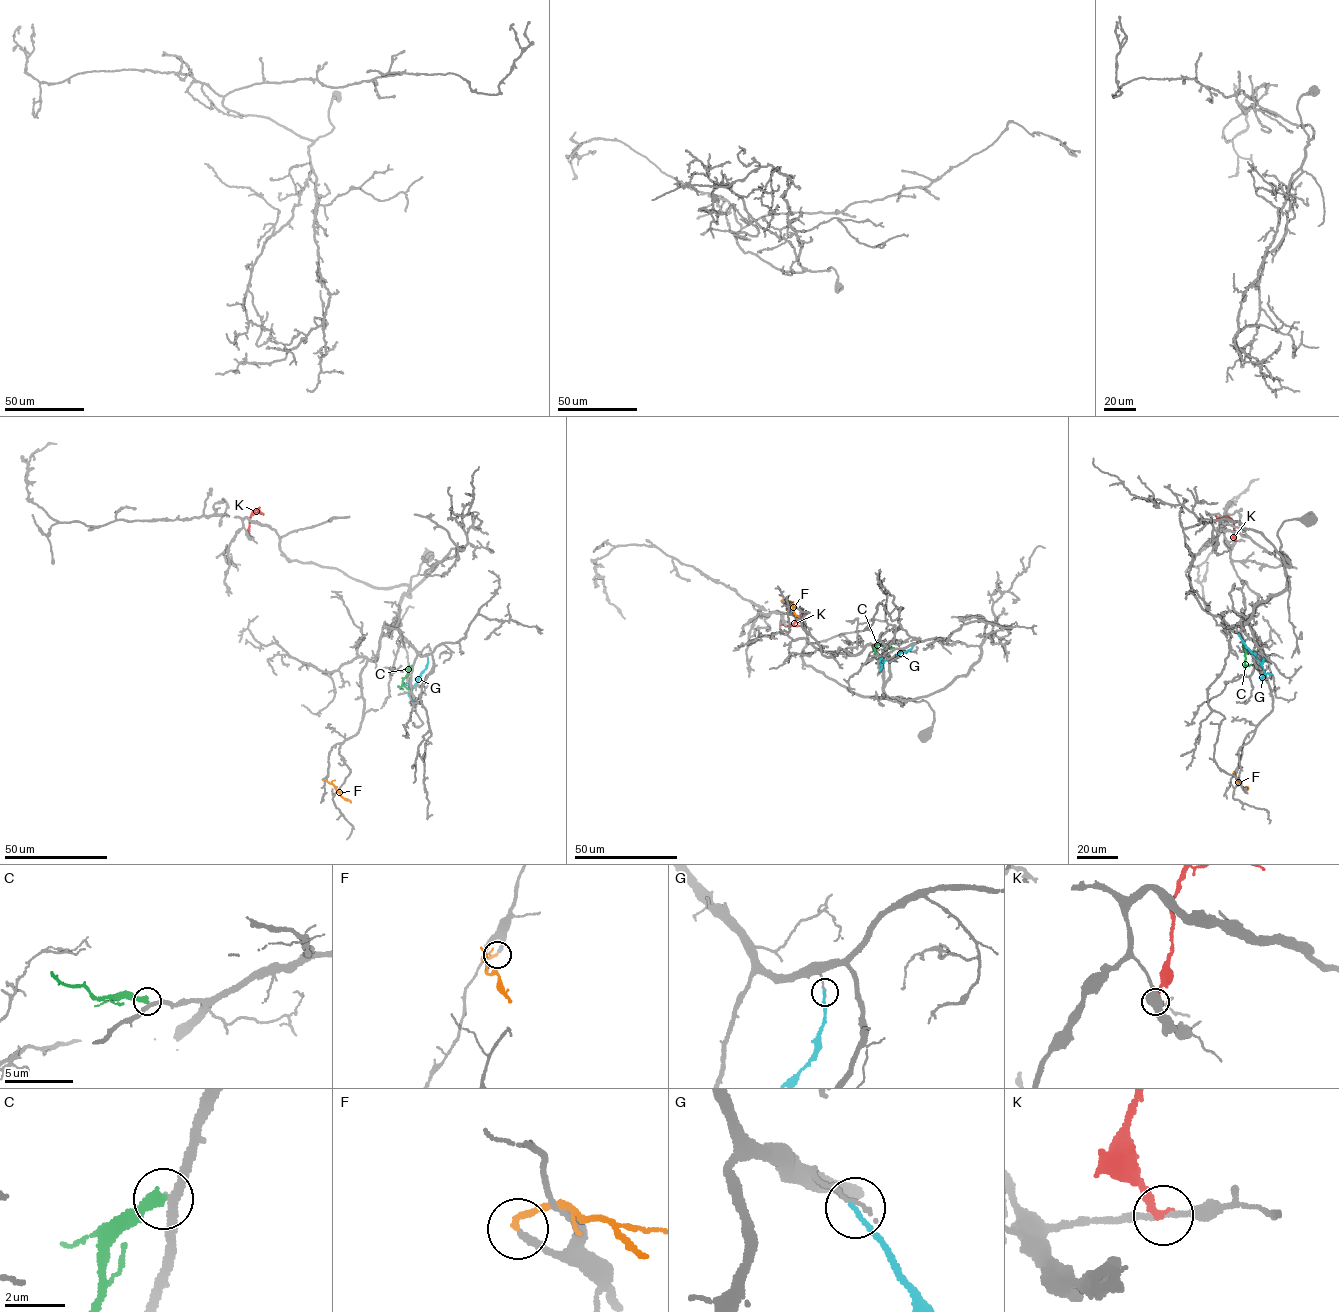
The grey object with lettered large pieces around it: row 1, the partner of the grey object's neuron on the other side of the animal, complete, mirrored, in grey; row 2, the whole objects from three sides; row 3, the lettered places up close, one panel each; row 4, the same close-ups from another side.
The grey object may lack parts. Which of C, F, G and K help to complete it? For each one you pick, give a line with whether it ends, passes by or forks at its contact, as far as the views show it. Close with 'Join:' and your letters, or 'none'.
Join: none

